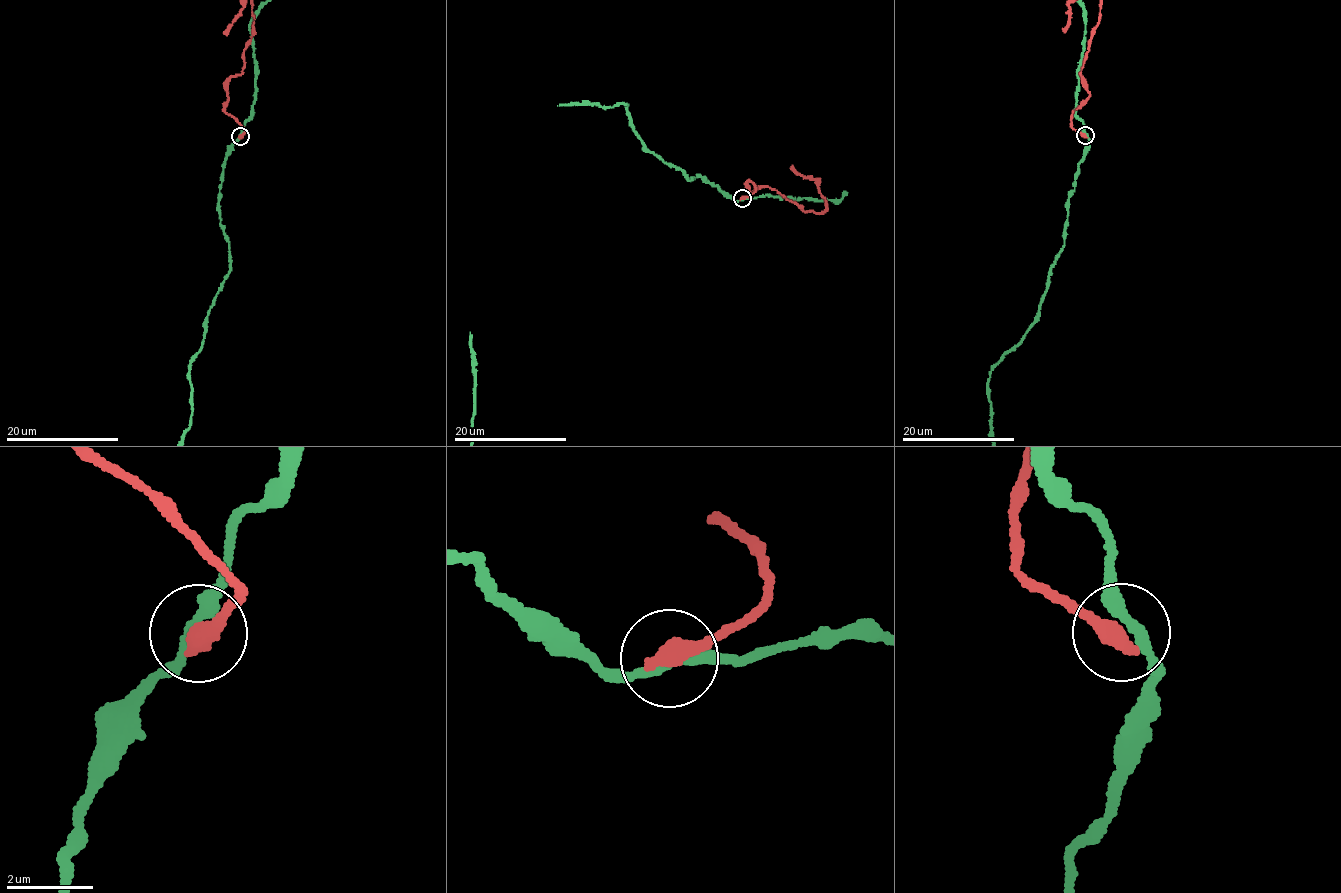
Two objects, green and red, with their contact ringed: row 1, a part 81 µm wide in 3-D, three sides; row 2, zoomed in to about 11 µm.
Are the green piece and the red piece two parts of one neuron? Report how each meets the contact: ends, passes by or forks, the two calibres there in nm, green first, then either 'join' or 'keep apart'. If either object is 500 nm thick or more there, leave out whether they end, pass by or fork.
green passes by; red ends there; 260 nm thick on the green side, 460 nm on the other; keep apart

